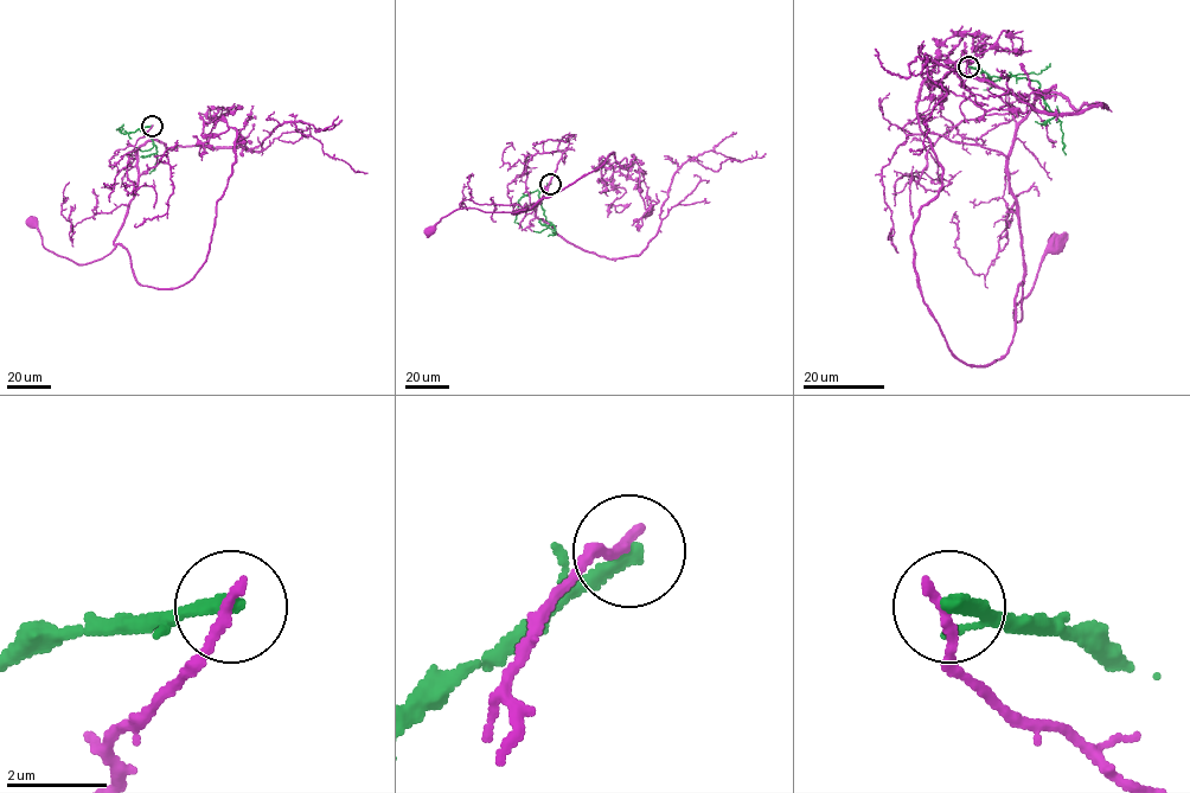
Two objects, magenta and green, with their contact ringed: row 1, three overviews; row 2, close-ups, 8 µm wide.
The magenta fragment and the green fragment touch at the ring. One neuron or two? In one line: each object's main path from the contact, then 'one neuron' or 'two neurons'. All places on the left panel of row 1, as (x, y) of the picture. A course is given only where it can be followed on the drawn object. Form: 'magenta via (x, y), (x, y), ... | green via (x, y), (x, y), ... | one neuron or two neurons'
magenta via (152, 126), (134, 148), (138, 186), (109, 254), (84, 264), (75, 263), (48, 249), (31, 222) | green via (152, 126), (140, 130), (147, 133), (155, 146), (157, 162), (149, 173) | two neurons

